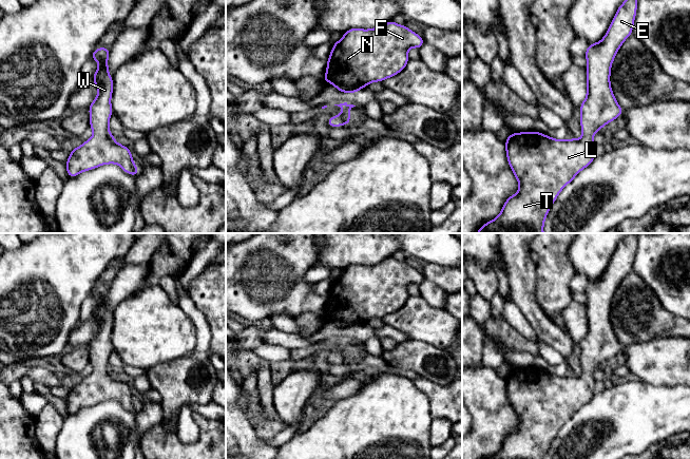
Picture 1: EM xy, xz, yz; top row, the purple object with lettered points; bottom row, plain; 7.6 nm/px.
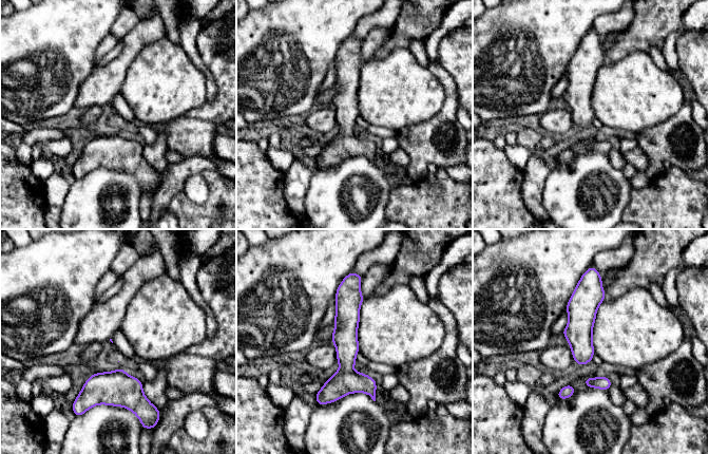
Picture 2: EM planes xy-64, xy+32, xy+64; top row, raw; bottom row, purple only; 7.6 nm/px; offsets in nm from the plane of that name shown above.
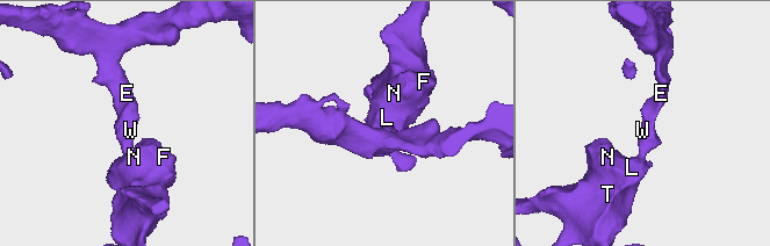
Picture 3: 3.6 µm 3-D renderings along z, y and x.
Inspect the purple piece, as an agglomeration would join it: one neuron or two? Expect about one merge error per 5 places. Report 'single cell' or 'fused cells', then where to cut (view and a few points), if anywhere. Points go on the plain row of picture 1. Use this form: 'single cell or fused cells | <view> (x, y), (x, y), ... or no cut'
single cell | no cut

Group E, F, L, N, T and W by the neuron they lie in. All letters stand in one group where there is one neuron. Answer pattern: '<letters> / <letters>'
E F L N T W

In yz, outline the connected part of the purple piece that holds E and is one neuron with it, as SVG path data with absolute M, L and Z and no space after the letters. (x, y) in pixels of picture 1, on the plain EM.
M628 233L627 236L619 242L605 273L599 279L589 281L587 284L584 290L588 299L587 333L579 343L581 349L580 362L583 372L577 377L571 374L567 377L558 377L536 367L528 369L516 368L515 370L507 371L505 377L506 395L511 406L518 416L519 425L517 431L511 432L506 435L500 451L495 456L487 459L544 459L552 441L561 426L571 419L582 405L592 400L595 395L595 380L592 375L593 371L597 367L601 366L605 361L615 357L625 348L617 340L611 325L611 302L624 278L632 271L637 238L638 235L636 233Z

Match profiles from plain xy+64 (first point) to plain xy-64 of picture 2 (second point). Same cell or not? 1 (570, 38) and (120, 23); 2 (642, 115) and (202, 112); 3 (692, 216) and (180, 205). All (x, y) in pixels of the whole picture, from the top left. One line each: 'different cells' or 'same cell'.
1: different cells
2: different cells
3: same cell

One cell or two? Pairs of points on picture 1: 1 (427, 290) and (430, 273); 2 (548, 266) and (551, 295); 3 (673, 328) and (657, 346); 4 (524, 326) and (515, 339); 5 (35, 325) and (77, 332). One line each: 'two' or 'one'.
1: two
2: one
3: two
4: two
5: two

